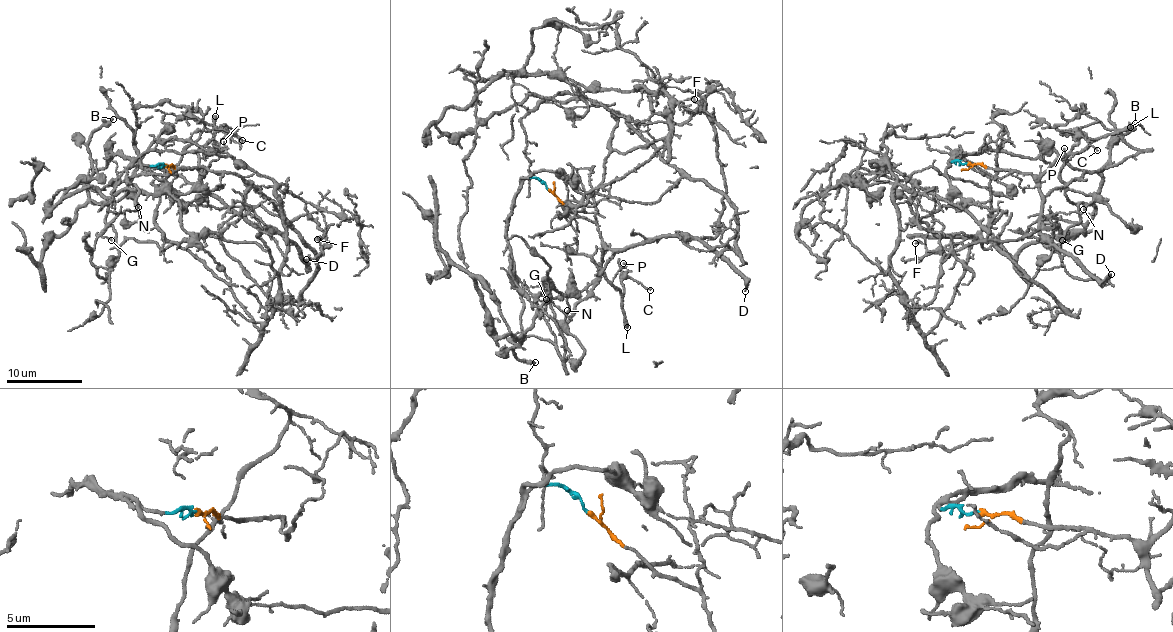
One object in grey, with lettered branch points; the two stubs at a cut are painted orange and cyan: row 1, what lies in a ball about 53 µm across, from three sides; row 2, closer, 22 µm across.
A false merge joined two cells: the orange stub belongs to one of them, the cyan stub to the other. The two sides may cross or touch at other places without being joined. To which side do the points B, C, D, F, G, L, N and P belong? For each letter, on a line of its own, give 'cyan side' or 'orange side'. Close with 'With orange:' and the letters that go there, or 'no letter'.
B: cyan side
C: orange side
D: orange side
F: orange side
G: cyan side
L: orange side
N: cyan side
P: orange side
With orange: C, D, F, L, P

